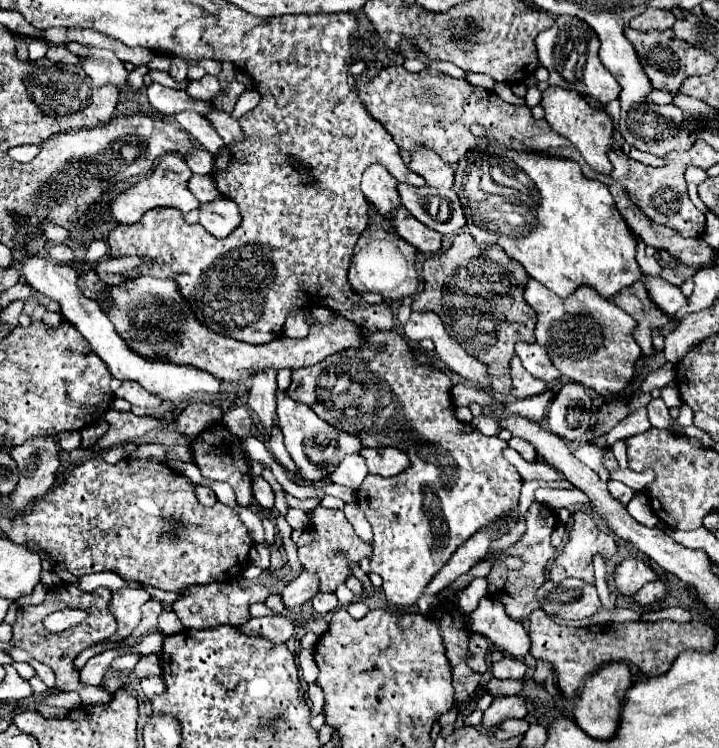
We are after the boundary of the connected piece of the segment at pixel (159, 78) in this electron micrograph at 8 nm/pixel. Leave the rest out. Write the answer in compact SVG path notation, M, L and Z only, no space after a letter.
M150 71L148 75L152 77L152 81L162 83L162 85L166 85L166 87L174 87L174 89L186 89L186 85L190 83L190 81L184 81L182 85L178 85L178 81L174 81L168 71Z

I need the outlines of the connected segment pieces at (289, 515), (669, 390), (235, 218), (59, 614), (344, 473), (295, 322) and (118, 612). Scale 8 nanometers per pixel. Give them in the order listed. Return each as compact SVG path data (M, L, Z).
M288 509L286 511L286 521L292 529L306 529L308 527L308 515L302 509Z
M672 383L672 385L666 385L666 387L662 389L662 399L664 399L664 403L666 403L668 407L680 407L680 405L682 405L680 393L678 393L678 389L676 389L674 383Z
M218 197L210 205L200 205L200 225L206 227L214 237L228 237L242 217L238 215L238 205L226 197Z
M64 609L64 611L56 611L56 613L48 615L44 619L44 627L50 633L62 633L64 629L74 627L84 619L86 619L86 611L82 611L82 609Z
M346 455L344 461L340 463L340 467L332 473L332 481L350 487L352 491L358 491L358 487L362 485L364 477L368 475L366 469L366 461L360 455Z
M294 309L294 311L288 315L286 323L284 323L282 335L284 335L284 337L292 337L292 339L302 339L302 337L306 337L306 333L308 333L308 329L310 329L310 325L306 323L306 315L308 315L308 309Z
M118 589L112 593L110 599L110 613L114 613L114 619L118 623L116 635L128 637L134 627L140 621L140 607L150 599L148 591L144 589Z

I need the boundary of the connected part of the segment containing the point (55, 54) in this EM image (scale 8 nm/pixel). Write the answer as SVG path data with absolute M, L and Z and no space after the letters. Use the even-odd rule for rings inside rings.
M52 45L52 47L48 49L48 59L54 61L54 63L64 63L64 65L68 65L68 63L78 65L78 63L82 61L82 59L78 59L74 53L70 53L70 51L66 49L66 45Z

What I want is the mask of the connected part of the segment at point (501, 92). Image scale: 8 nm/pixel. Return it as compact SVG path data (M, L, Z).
M498 83L496 95L498 95L500 99L504 99L506 103L512 103L512 105L524 105L524 99L522 99L522 97L516 97L516 95L510 91L510 87L504 85L504 83Z

